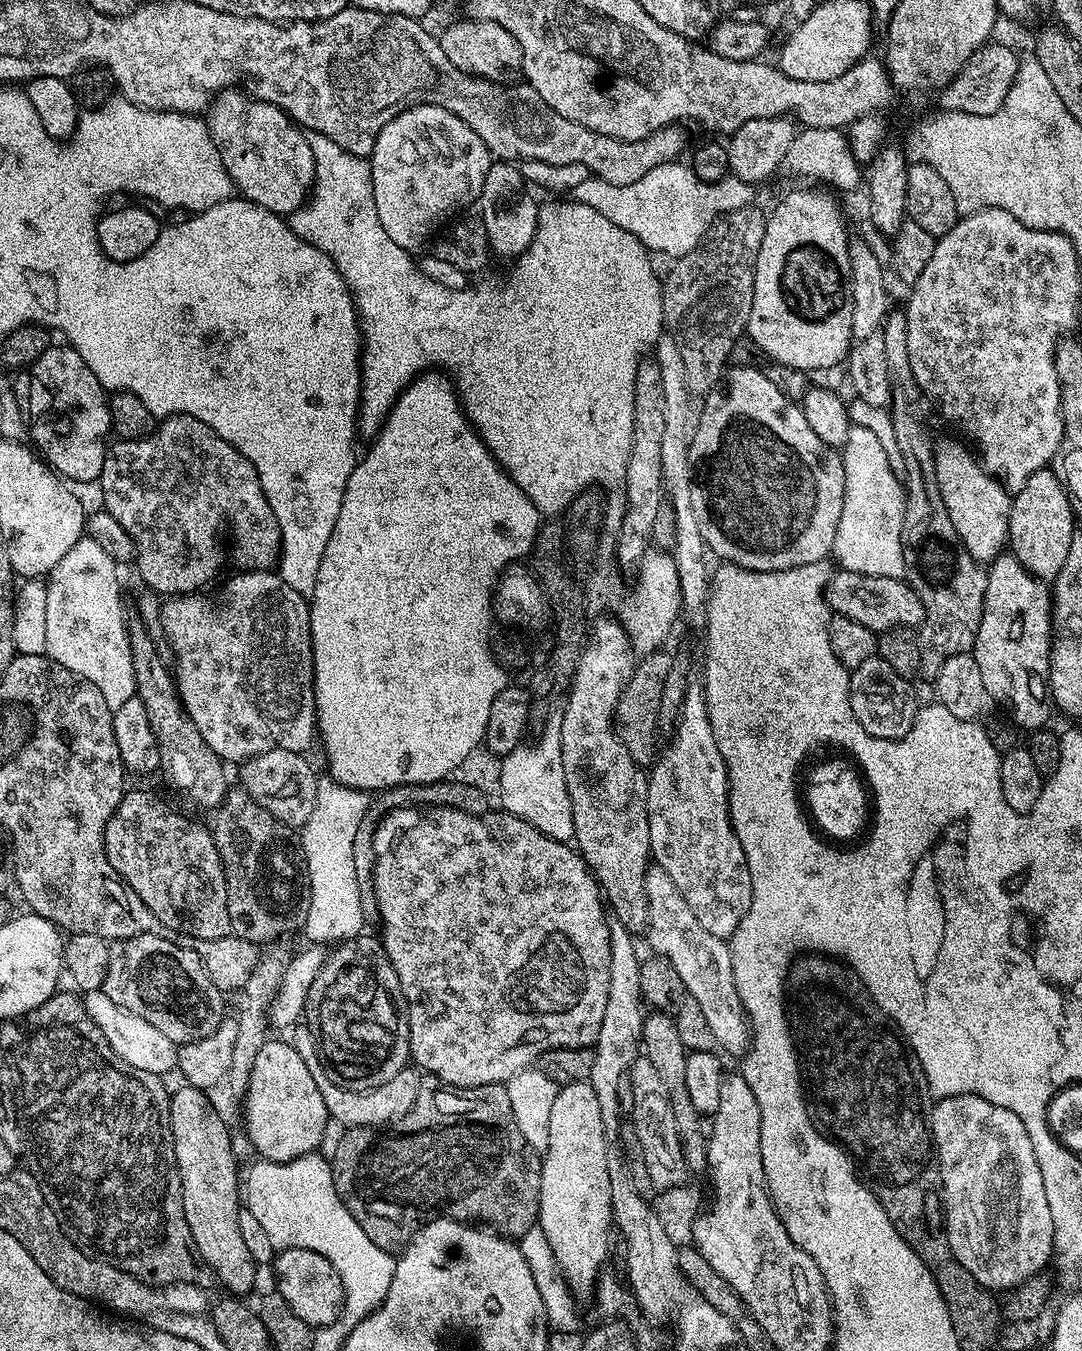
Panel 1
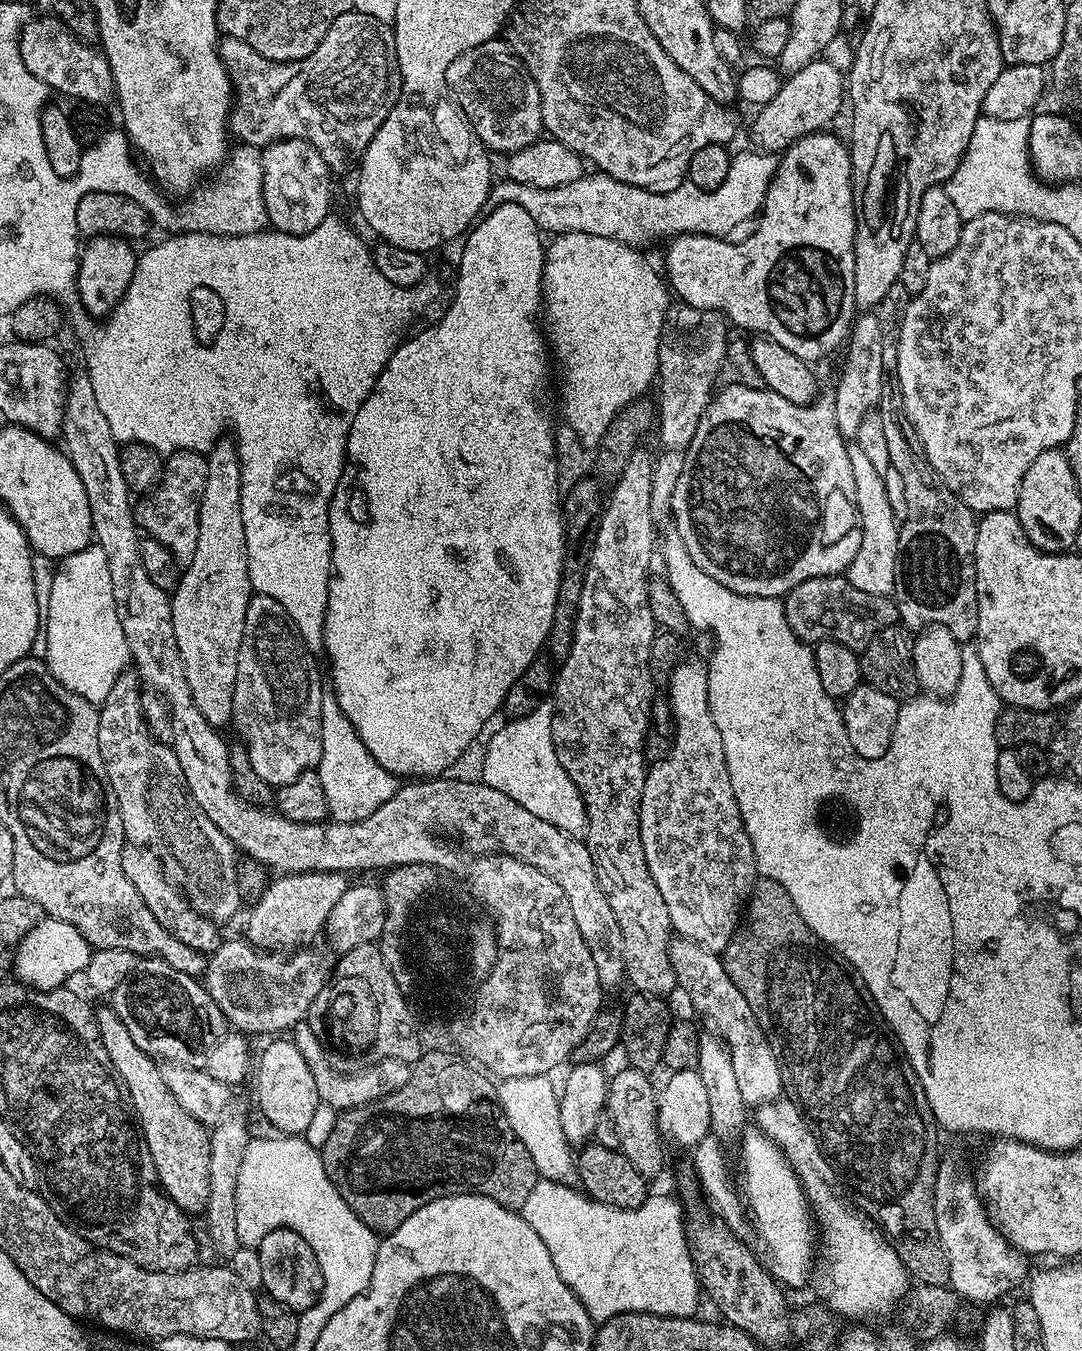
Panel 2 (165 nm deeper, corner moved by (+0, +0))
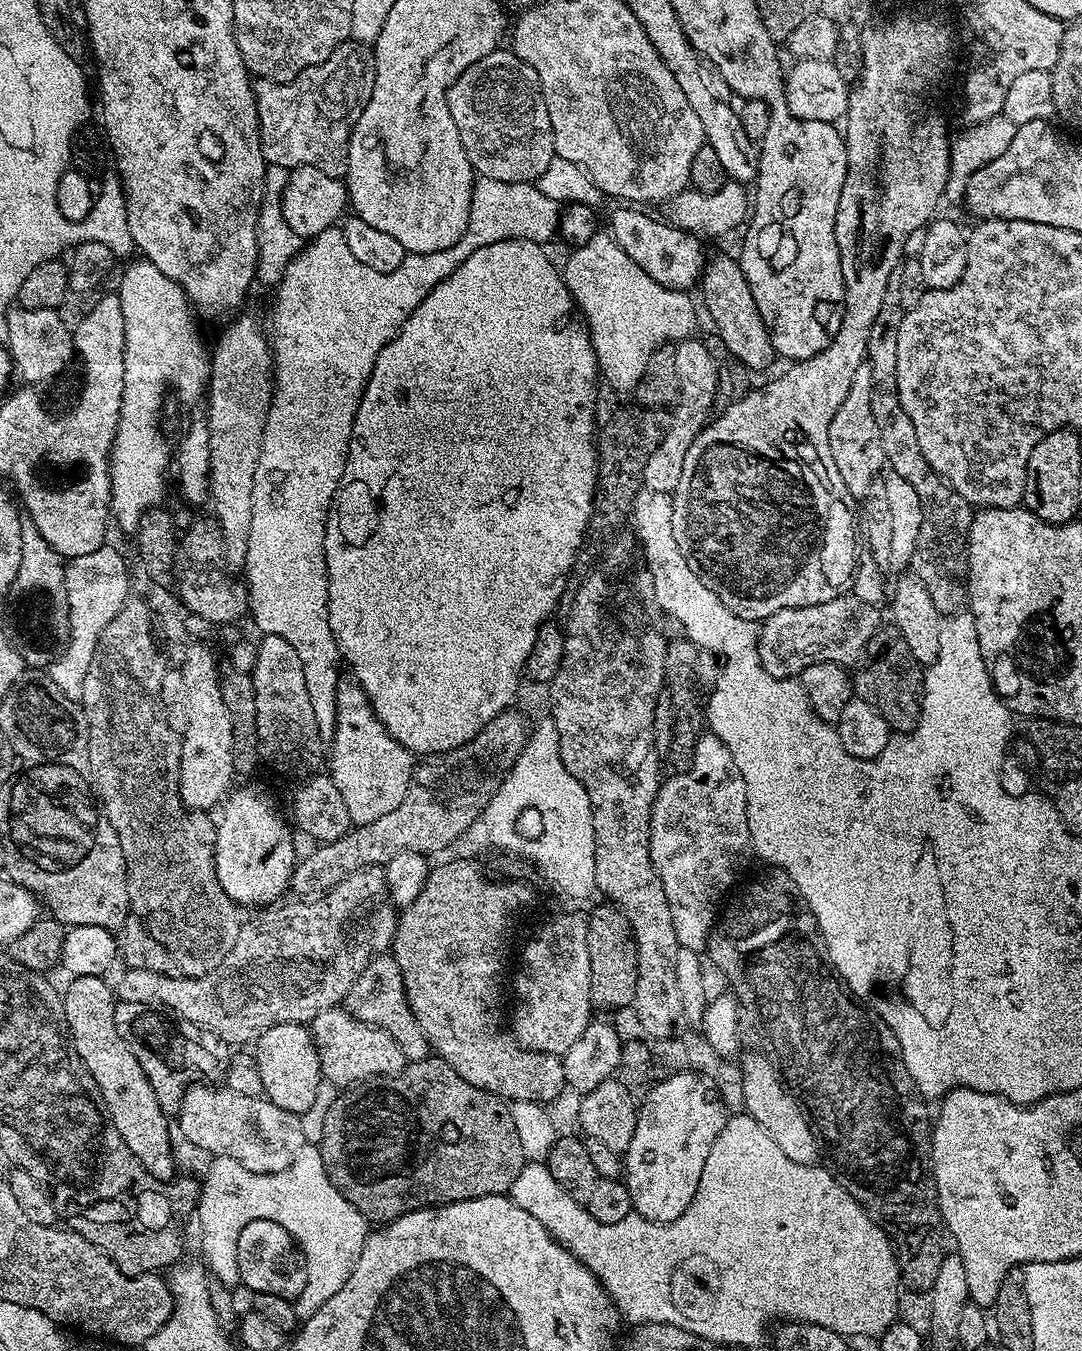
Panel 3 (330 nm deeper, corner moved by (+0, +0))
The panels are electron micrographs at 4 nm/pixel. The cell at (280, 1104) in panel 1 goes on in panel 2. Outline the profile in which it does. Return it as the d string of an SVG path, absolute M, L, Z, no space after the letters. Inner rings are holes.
M276 1038L273 1044L268 1044L264 1048L264 1053L259 1053L258 1063L254 1068L254 1080L256 1076L256 1100L260 1103L260 1112L273 1124L275 1131L289 1136L301 1135L306 1126L310 1126L314 1119L314 1110L318 1110L320 1105L320 1095L318 1086L314 1086L314 1074L310 1074L310 1066L306 1066L306 1058L302 1058L302 1053L298 1051L298 1046L292 1044L291 1039Z

